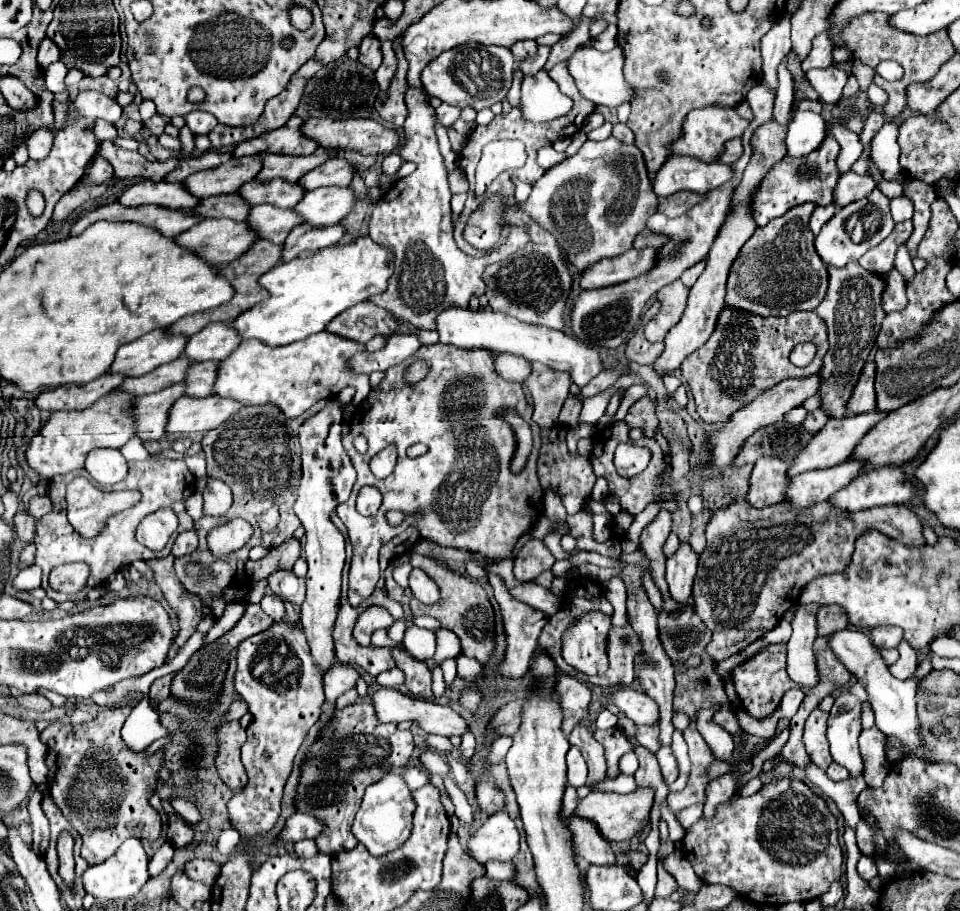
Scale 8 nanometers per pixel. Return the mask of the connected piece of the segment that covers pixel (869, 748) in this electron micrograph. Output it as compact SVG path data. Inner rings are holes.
M876 726L870 730L862 730L860 734L860 752L864 758L864 780L868 786L882 786L888 768L884 758L884 742L886 734L882 734Z

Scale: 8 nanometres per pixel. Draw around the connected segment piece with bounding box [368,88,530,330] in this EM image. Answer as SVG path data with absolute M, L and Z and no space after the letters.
M408 88L406 90L406 106L408 106L408 118L404 122L404 144L400 150L400 156L404 162L414 162L416 170L398 180L394 188L390 188L374 206L372 216L370 216L370 238L380 244L380 246L390 246L394 254L394 274L388 280L388 288L382 294L374 294L370 302L376 306L388 310L392 316L416 326L416 328L426 328L426 330L436 330L436 314L438 310L446 310L448 306L468 306L468 300L472 294L480 296L484 294L484 282L482 282L482 272L494 264L502 262L504 258L510 258L514 252L522 250L530 242L530 234L520 228L520 226L508 226L508 238L500 244L500 248L490 250L490 254L482 258L474 258L464 254L456 242L454 242L454 226L452 226L452 210L450 210L450 188L448 188L448 172L444 166L444 158L438 150L438 138L434 132L434 108L428 104L428 96L420 88Z

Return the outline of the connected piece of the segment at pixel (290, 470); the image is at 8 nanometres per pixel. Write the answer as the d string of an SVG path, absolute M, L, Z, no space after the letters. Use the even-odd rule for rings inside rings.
M272 404L264 406L248 406L240 408L232 414L222 426L204 434L202 448L208 460L208 476L224 480L232 488L232 508L224 516L202 516L194 522L194 530L200 536L198 550L208 550L206 534L232 518L244 518L254 526L254 534L250 538L250 546L276 548L282 542L292 538L292 532L300 526L292 506L296 502L296 486L300 482L300 444L298 444L298 426L302 424L302 416L296 420L286 420L280 408ZM278 504L280 522L274 532L262 532L258 526L260 514L264 514L270 506Z

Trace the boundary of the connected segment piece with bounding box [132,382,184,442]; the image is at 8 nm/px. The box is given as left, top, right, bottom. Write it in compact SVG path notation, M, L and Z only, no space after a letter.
M174 384L156 394L138 396L132 402L132 410L136 416L136 434L142 442L160 440L164 436L164 422L168 420L168 406L176 402L184 394L184 384Z

